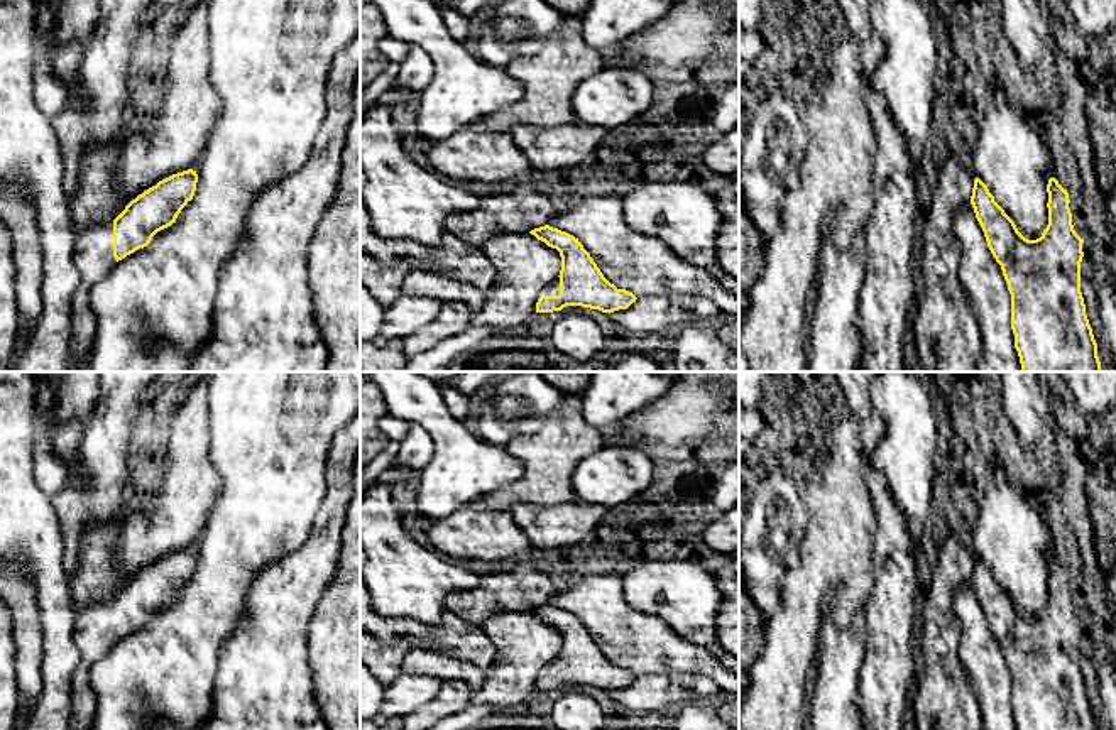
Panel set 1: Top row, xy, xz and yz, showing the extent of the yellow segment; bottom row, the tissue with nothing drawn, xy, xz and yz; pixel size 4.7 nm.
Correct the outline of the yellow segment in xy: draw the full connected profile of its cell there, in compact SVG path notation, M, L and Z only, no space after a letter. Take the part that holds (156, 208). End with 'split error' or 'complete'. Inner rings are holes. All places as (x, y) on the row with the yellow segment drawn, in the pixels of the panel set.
M193 169L172 174L132 199L113 221L78 230L74 265L81 279L71 304L78 357L91 358L93 351L96 331L93 287L118 260L147 247L157 232L176 221L181 210L193 199L196 182L198 174Z | split error

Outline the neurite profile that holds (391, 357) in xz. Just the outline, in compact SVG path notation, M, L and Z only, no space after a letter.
M389 340L384 346L360 341L360 372L406 372L408 363L402 340Z

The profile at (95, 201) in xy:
M127 112L123 127L117 137L105 144L91 144L83 152L79 186L68 198L71 220L78 230L113 221L125 210L127 203L120 199L113 186L113 169L120 155L122 139L135 132L140 123L139 117Z

